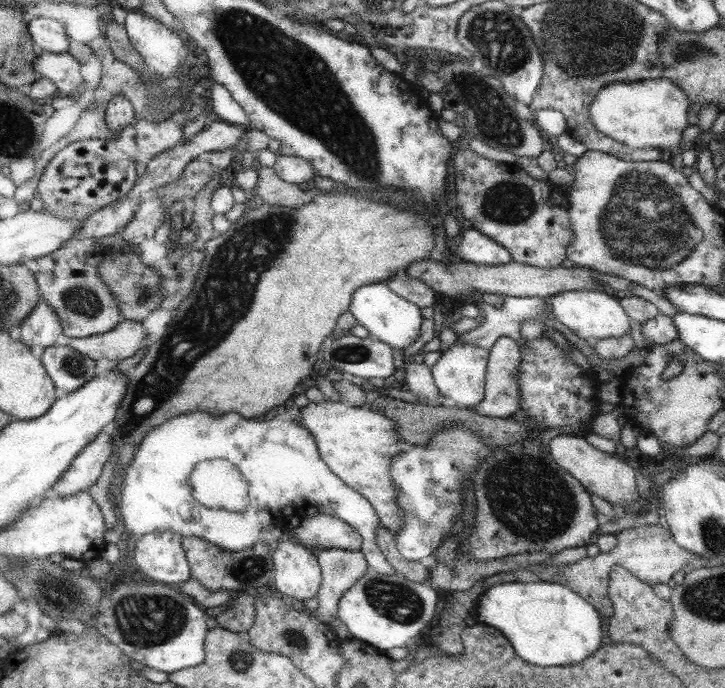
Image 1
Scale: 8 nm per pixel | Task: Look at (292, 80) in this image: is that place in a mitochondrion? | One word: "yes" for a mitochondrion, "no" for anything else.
yes

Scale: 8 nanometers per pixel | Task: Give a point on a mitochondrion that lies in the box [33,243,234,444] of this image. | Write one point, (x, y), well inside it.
(83, 300)

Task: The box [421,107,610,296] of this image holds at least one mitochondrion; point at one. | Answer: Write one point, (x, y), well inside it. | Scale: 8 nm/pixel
(509, 201)

